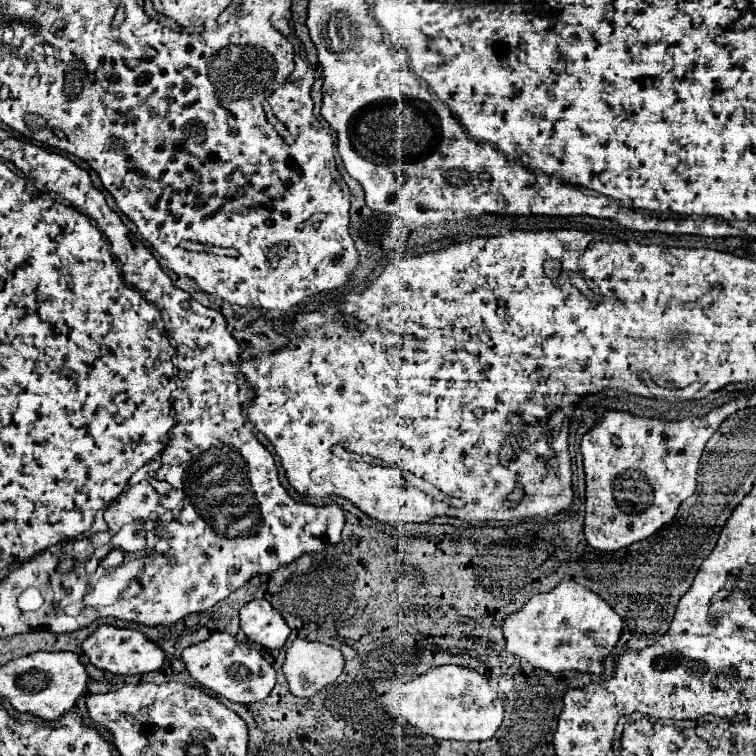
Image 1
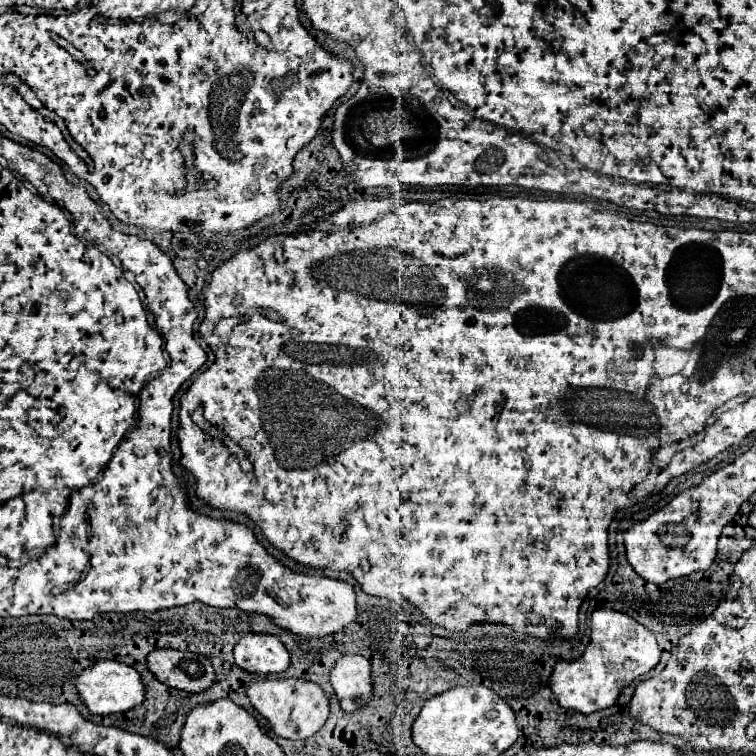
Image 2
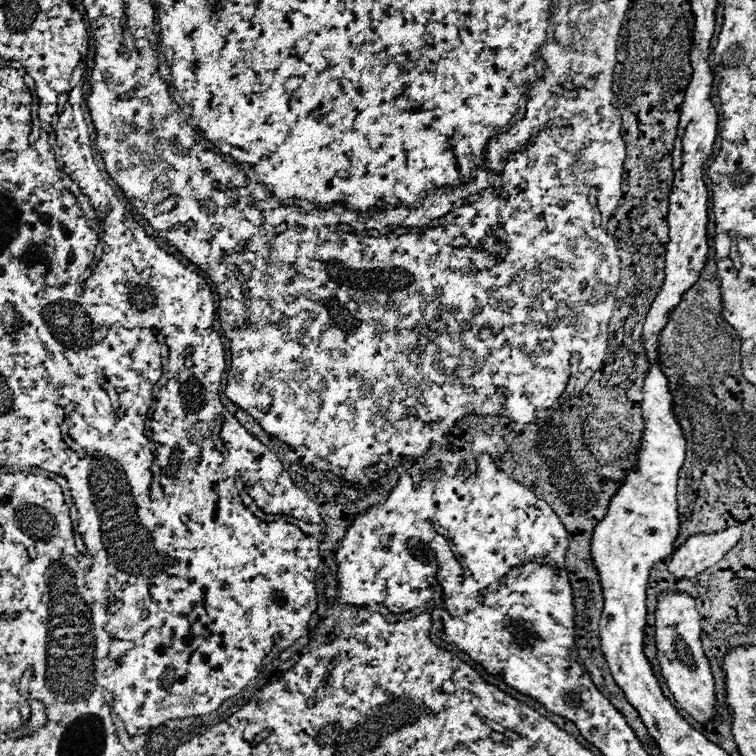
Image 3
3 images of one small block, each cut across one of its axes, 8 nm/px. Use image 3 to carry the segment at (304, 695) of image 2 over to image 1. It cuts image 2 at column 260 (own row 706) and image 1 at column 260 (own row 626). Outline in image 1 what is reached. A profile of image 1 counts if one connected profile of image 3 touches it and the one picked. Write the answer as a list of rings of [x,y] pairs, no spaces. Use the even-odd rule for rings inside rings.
[[[214,634],[200,644],[184,648],[182,660],[194,680],[198,680],[204,688],[214,690],[220,698],[226,698],[230,702],[250,704],[264,700],[276,684],[276,672],[264,660],[264,656],[250,644],[238,642],[230,634]]]

